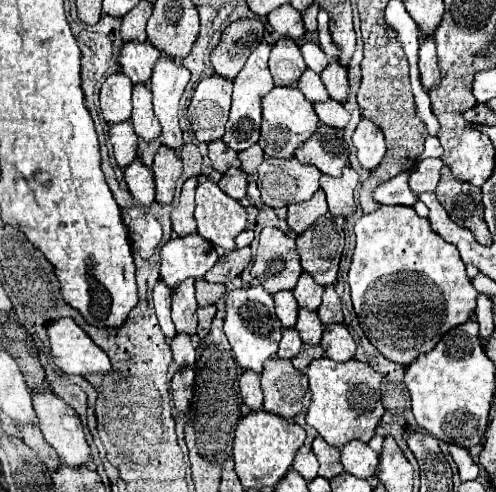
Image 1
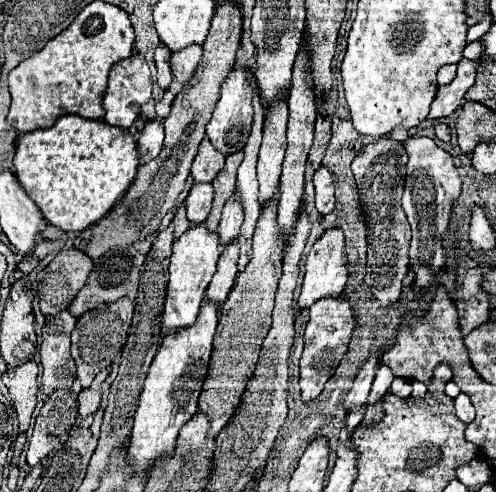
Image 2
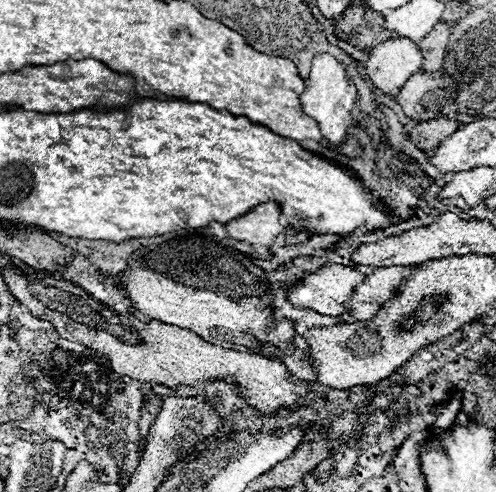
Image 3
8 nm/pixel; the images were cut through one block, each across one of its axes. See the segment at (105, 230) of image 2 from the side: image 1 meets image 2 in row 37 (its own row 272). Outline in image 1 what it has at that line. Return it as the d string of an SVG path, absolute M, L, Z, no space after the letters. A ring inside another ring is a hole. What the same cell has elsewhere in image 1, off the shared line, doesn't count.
M250 246L238 248L234 252L228 252L226 256L218 258L218 262L208 272L208 276L204 276L204 280L206 282L222 282L222 284L228 284L232 278L240 276L242 270L248 264L250 264Z

